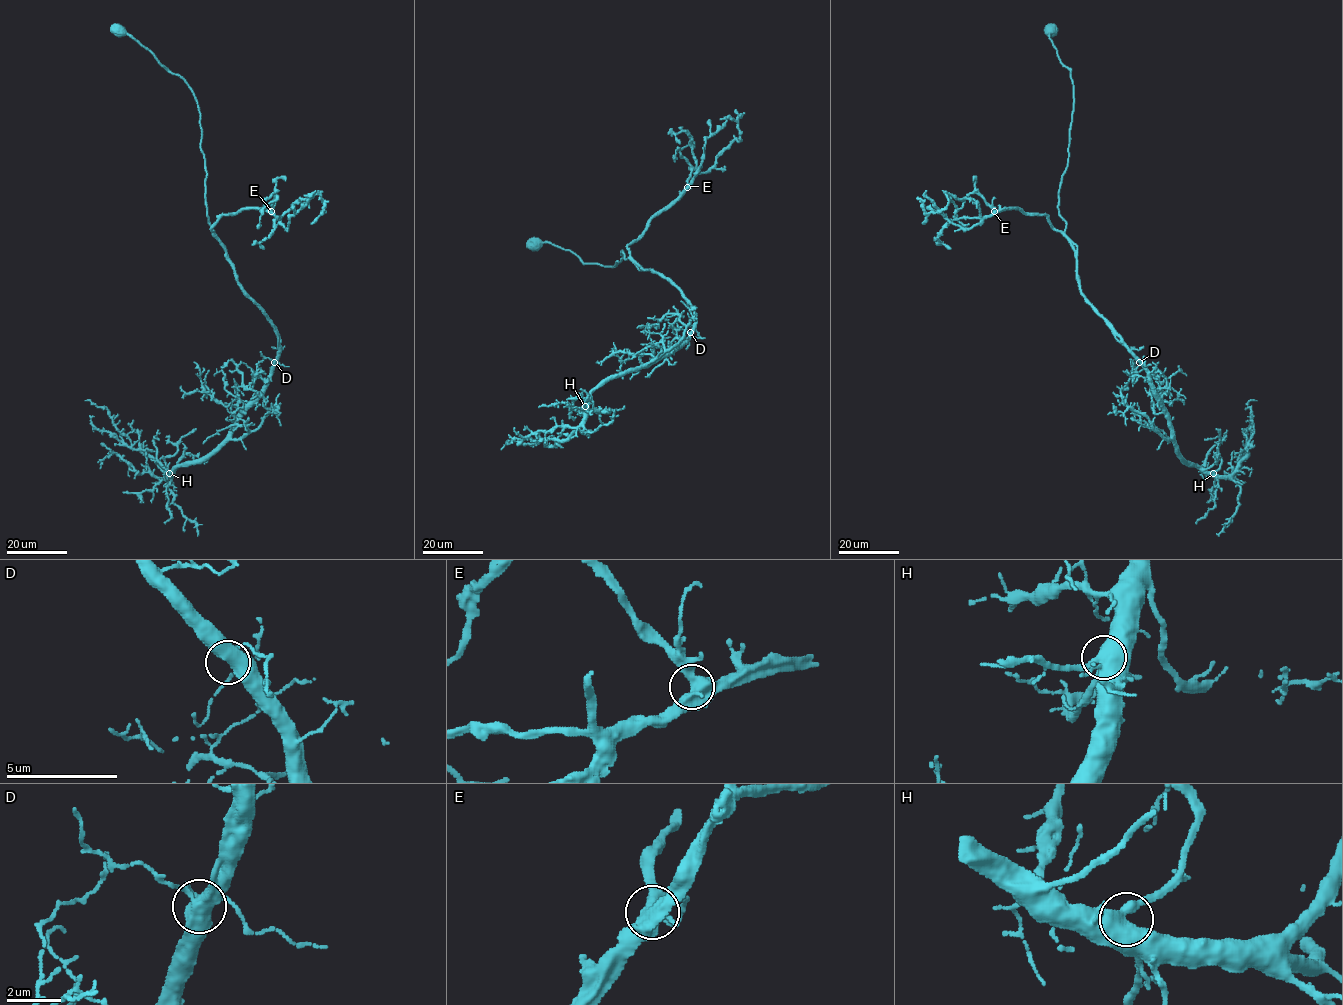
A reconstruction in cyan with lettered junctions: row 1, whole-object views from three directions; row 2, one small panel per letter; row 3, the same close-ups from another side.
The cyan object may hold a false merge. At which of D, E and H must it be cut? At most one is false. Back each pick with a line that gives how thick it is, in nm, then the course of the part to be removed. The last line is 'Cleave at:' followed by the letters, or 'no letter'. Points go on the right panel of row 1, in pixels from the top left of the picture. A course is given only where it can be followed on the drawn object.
Cleave at: no letter

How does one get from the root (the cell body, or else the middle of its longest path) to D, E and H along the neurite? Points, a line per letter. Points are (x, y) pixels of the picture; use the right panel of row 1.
D: (1052, 30), (1049, 38), (1070, 70), (1074, 97), (1059, 215), (1075, 252), (1080, 293), (1139, 362)
E: (1052, 30), (1073, 84), (1058, 205), (1066, 228), (1056, 230), (1046, 215), (1018, 208), (994, 211)
H: (1052, 30), (1073, 84), (1058, 209), (1075, 252), (1080, 292), (1145, 370), (1179, 455), (1213, 473)

